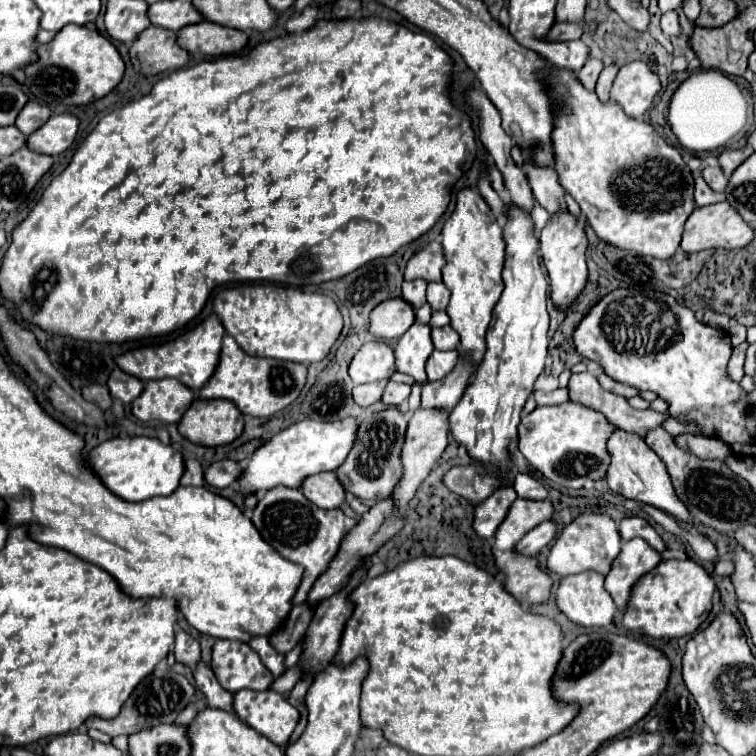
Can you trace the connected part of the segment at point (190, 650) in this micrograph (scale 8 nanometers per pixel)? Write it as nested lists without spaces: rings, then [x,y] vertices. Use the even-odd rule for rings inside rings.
[[[178,630],[174,636],[174,656],[178,662],[194,666],[200,660],[200,644],[184,630]]]

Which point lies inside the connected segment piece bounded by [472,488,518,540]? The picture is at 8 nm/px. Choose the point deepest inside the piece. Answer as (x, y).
(487, 517)

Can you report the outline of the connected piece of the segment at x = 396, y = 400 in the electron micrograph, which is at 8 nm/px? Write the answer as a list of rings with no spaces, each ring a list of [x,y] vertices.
[[[388,382],[386,390],[384,390],[384,396],[382,396],[382,402],[386,406],[402,406],[410,396],[410,386],[408,384],[396,384],[396,382]]]

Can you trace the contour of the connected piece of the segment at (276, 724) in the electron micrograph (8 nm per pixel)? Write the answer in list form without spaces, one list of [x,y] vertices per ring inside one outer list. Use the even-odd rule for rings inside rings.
[[[240,690],[232,694],[232,710],[236,716],[272,740],[276,746],[286,746],[294,732],[300,712],[288,704],[278,692]]]

